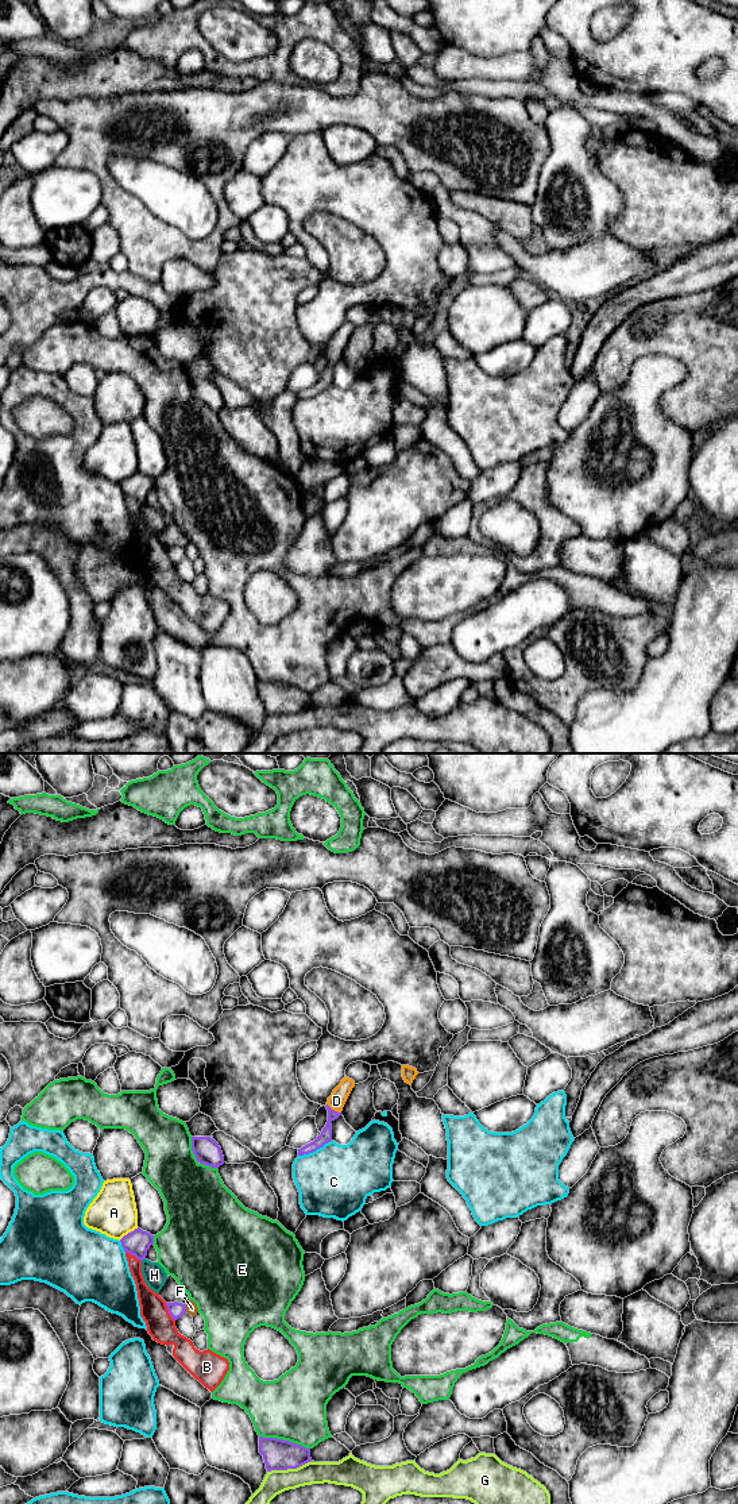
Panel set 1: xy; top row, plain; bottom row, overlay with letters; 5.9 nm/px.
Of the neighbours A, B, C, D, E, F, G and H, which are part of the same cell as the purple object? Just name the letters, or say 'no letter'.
D

